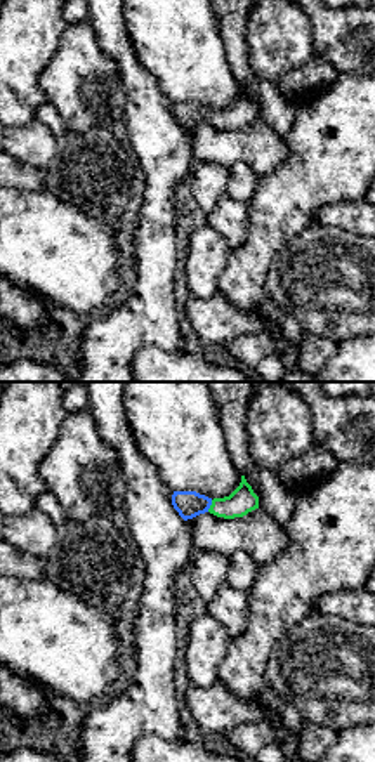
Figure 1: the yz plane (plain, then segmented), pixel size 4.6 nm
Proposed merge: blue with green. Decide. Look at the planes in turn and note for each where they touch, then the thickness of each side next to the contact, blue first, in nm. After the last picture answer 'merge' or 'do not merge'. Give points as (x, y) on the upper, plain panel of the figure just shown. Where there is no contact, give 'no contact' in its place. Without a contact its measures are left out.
(210, 115) | 130/120 nm

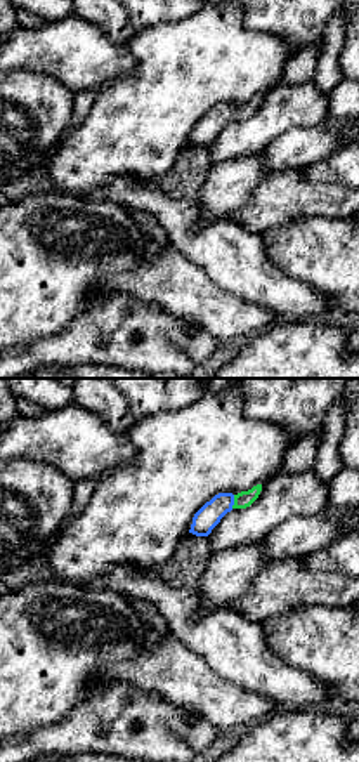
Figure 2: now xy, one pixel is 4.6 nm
(233, 113) | 110/80 nm

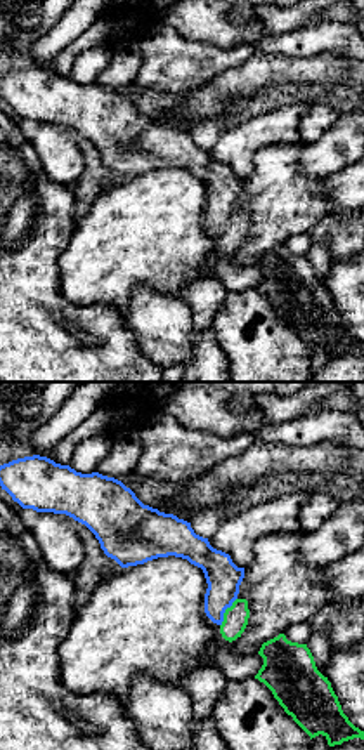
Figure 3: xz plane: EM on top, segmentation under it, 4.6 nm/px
(224, 223) | 160/110 nm

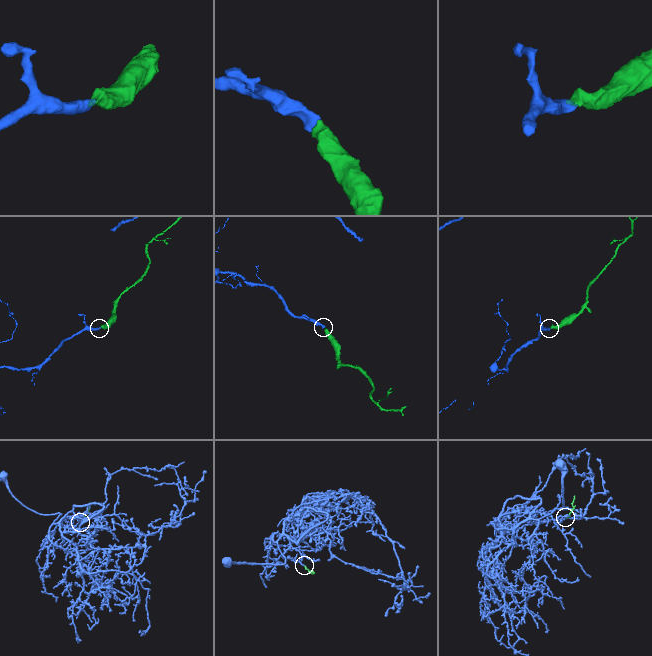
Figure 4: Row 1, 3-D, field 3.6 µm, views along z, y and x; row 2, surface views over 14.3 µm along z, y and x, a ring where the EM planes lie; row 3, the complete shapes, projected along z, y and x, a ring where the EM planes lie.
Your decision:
merge

